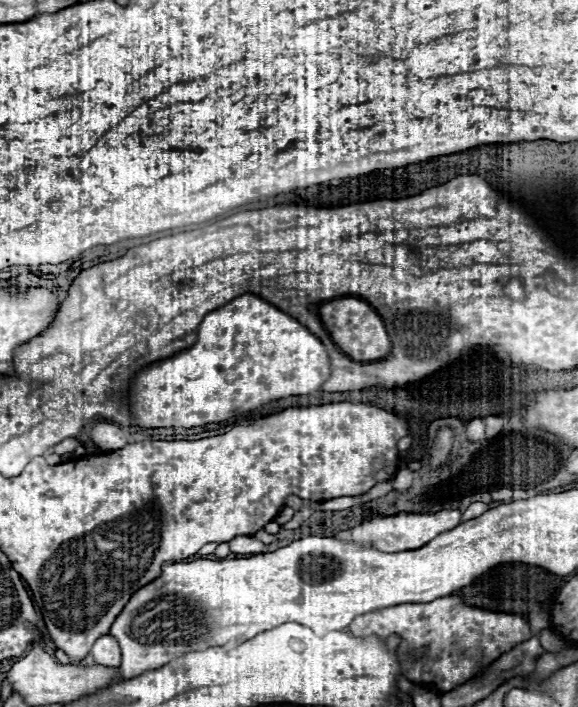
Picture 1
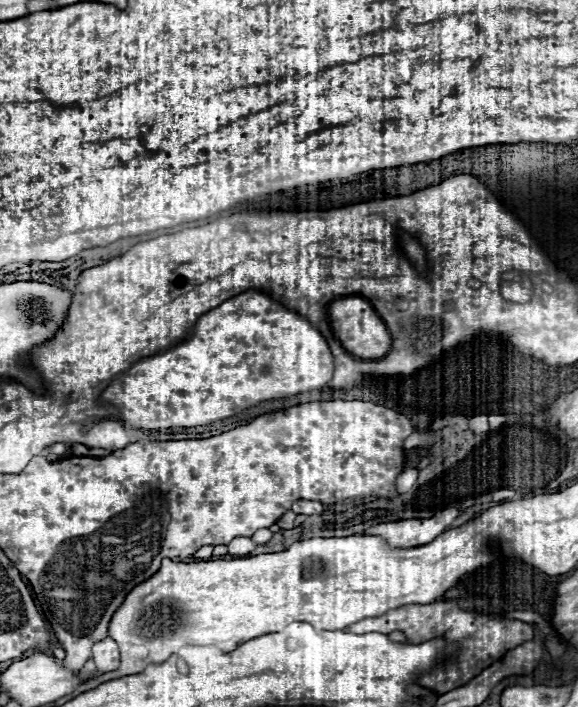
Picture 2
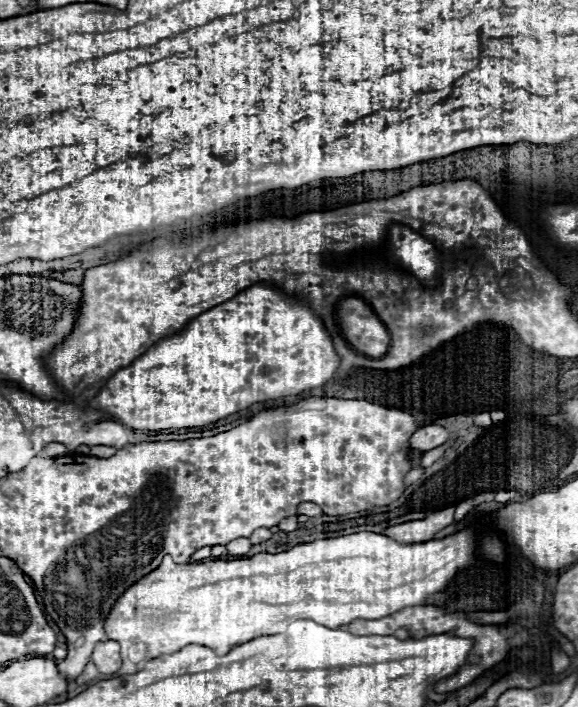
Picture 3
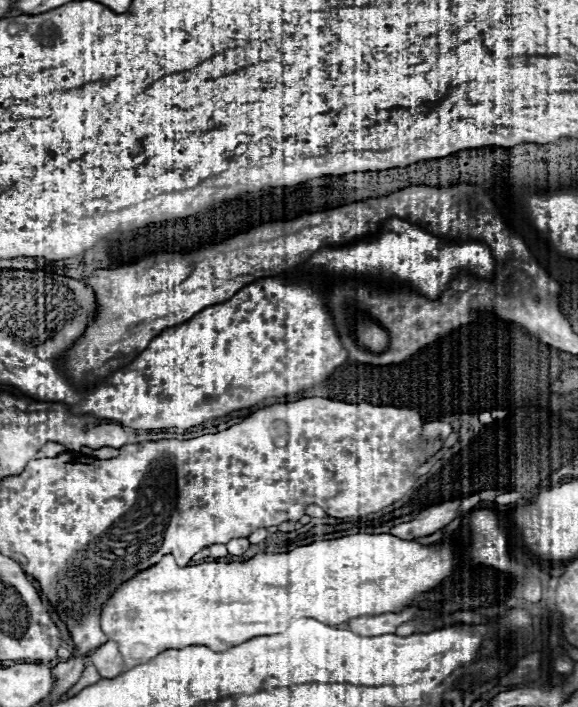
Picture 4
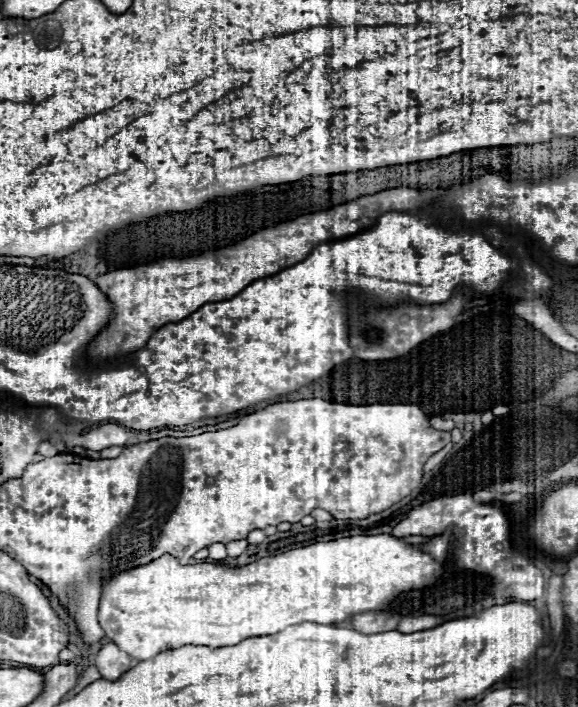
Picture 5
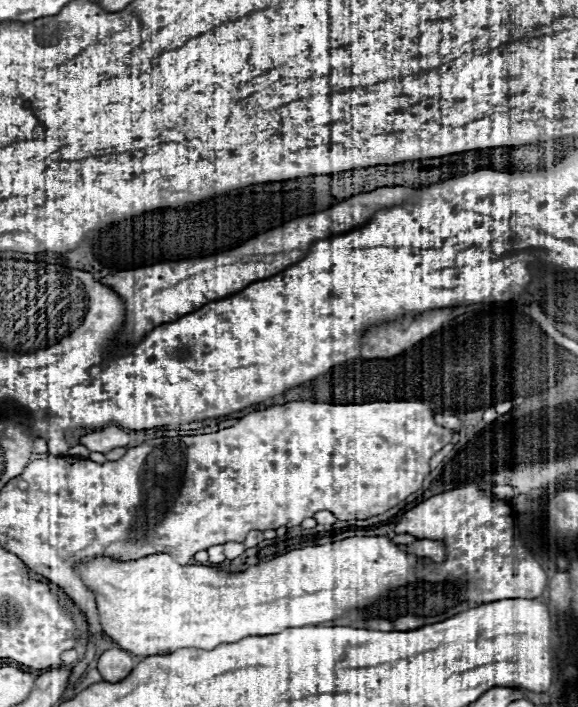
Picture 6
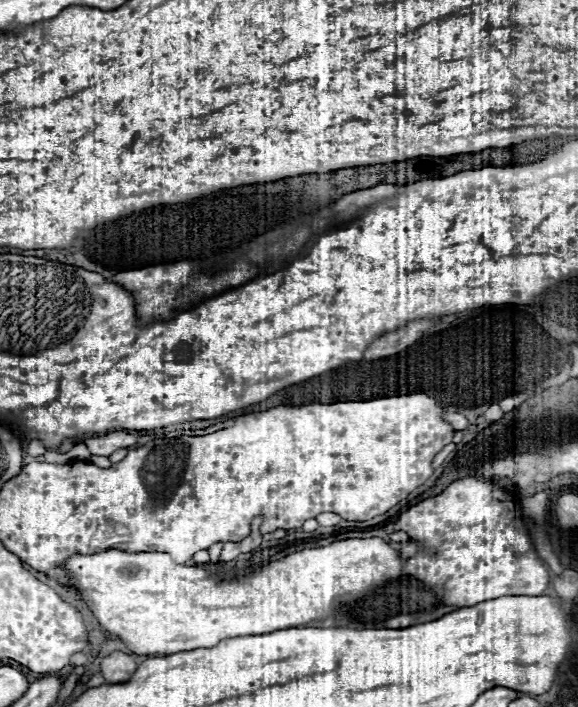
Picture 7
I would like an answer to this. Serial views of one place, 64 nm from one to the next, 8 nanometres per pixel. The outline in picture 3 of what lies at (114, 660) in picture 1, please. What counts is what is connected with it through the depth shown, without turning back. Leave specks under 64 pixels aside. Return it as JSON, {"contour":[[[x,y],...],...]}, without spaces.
{"contour":[[[106,640],[96,644],[92,662],[100,670],[100,674],[114,674],[120,670],[120,646],[116,640]]]}

